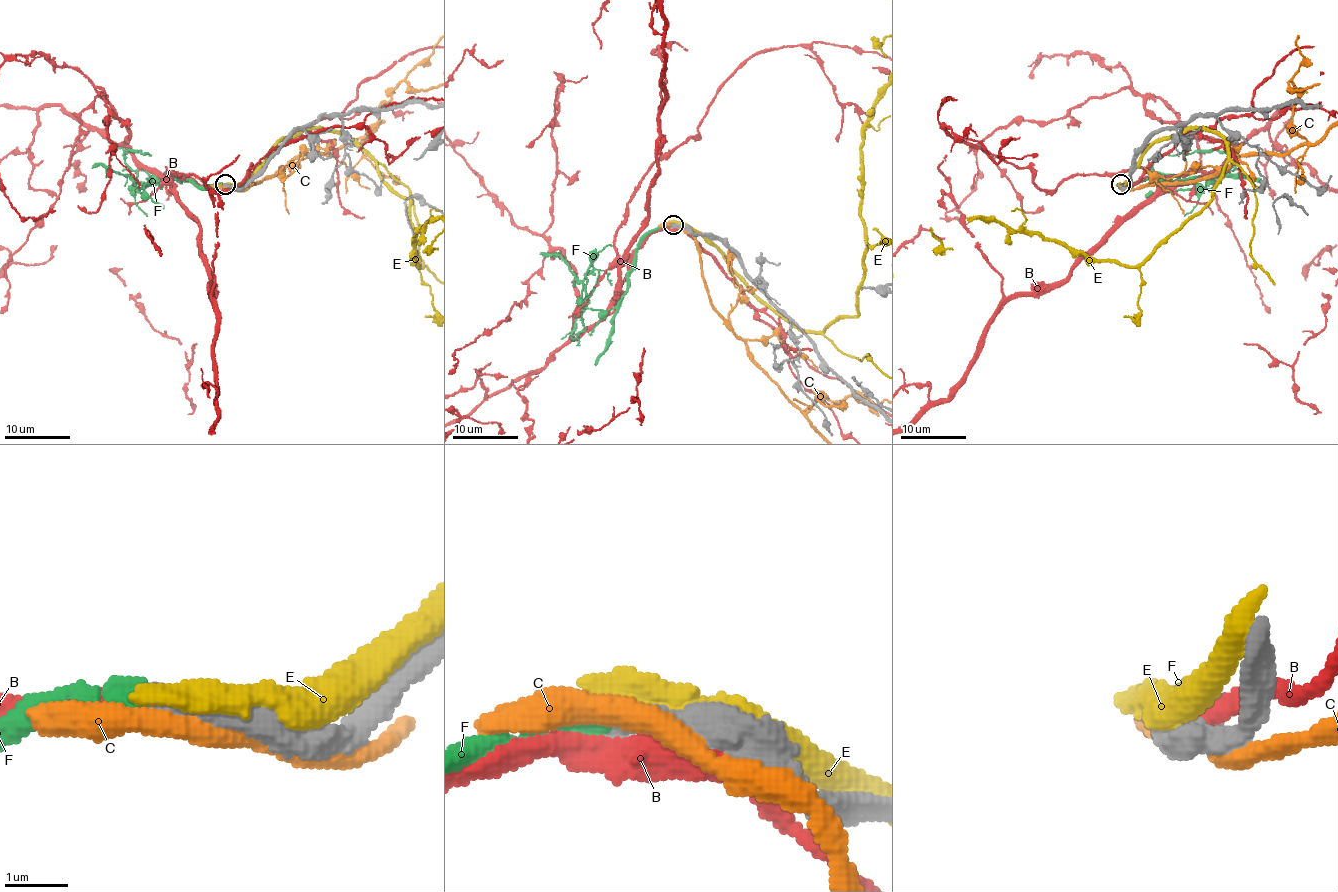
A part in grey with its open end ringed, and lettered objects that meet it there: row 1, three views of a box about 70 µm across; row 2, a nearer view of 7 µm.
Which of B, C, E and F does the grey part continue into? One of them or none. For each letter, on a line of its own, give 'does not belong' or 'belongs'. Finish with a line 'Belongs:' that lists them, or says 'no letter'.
B: does not belong
C: does not belong
E: does not belong
F: belongs
Belongs: F

